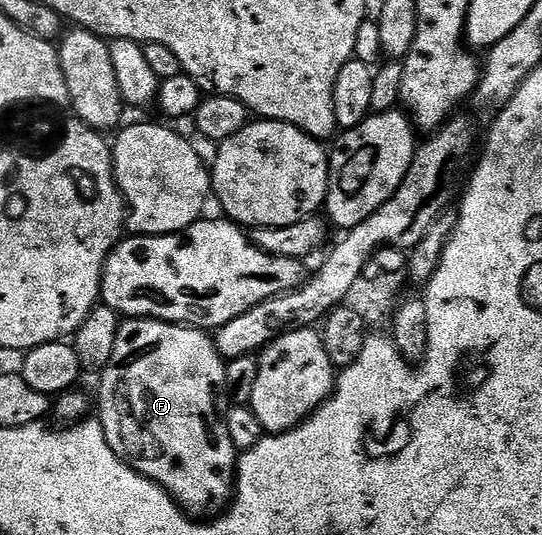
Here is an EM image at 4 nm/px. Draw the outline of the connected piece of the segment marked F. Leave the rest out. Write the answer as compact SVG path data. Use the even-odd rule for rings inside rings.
M139 317L118 324L109 361L99 373L101 386L97 389L97 401L95 397L95 413L111 451L135 472L165 489L193 519L224 510L235 487L235 450L219 420L217 401L213 398L213 392L224 382L225 367L226 362L218 355L206 330Z

